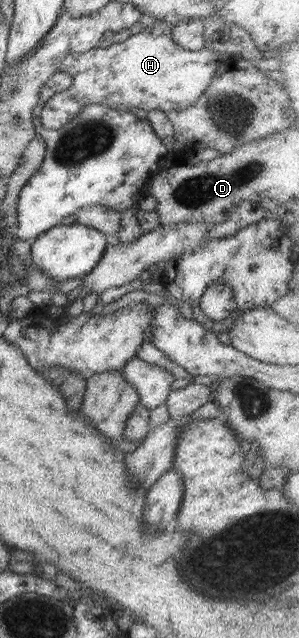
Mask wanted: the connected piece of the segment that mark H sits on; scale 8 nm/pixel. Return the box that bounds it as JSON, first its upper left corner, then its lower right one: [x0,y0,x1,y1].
[41,21,236,129]

